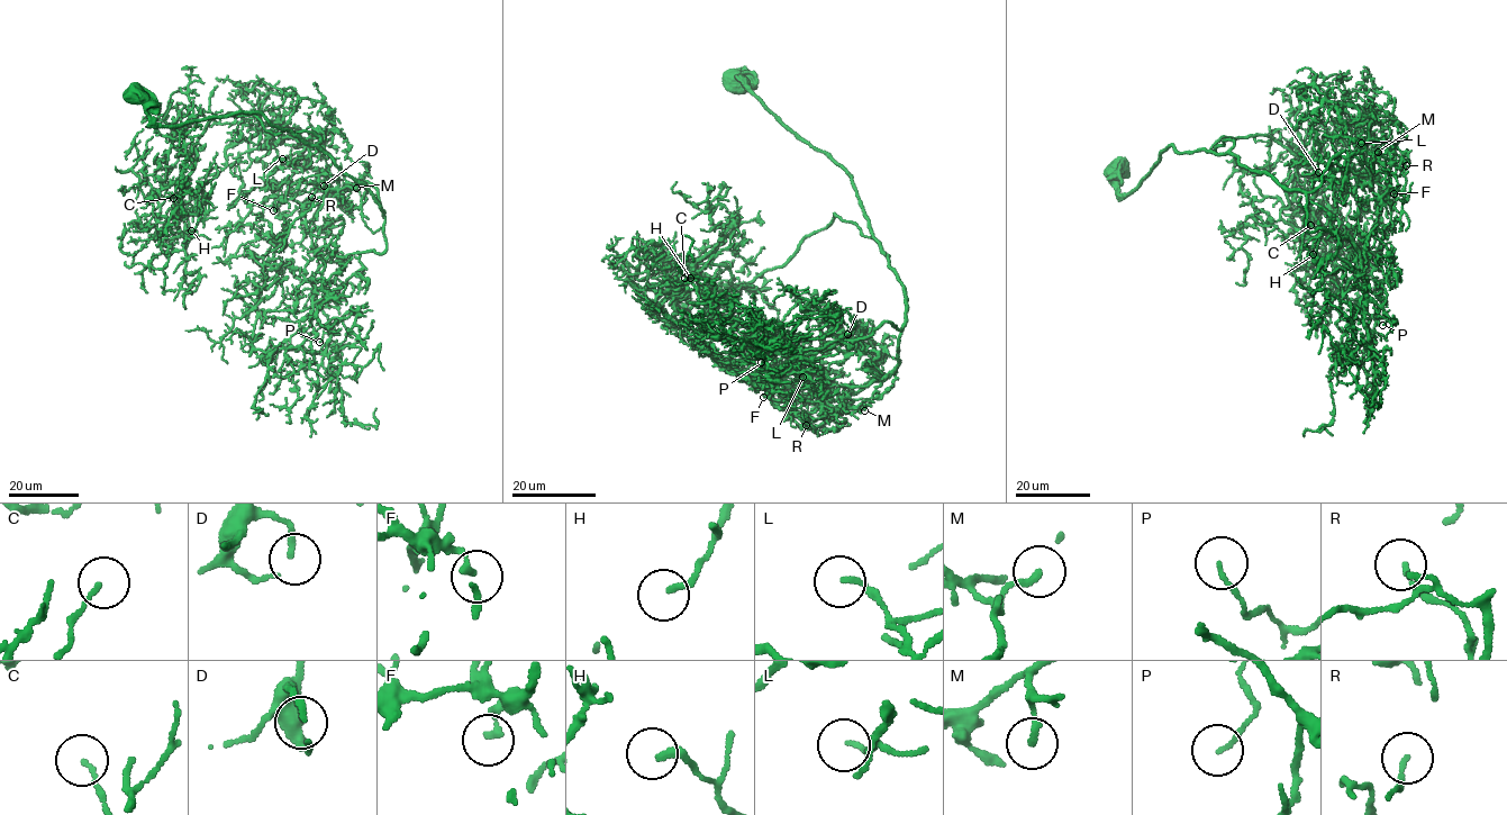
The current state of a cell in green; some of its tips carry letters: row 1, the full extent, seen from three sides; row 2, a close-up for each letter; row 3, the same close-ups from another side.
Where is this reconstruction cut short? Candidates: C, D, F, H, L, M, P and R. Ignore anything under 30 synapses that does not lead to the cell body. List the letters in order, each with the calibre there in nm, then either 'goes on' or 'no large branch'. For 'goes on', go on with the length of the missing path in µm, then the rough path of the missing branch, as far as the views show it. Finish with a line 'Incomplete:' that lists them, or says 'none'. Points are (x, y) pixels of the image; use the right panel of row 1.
C: calibre 120 nm; no large branch
D: calibre 160 nm; no large branch
F: calibre 190 nm; no large branch
H: calibre 190 nm; no large branch
L: calibre 140 nm; no large branch
M: calibre 200 nm; no large branch
P: calibre 110 nm; no large branch
R: calibre 130 nm; no large branch
Incomplete: none

